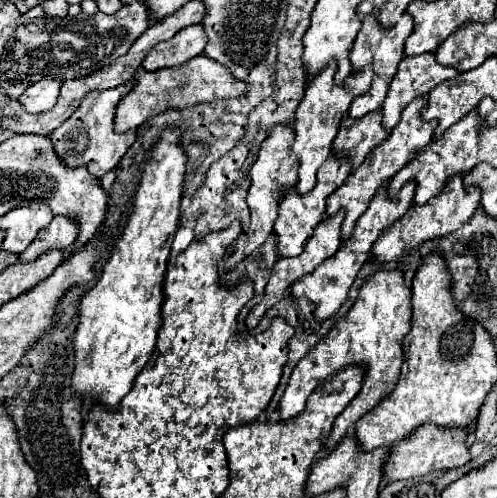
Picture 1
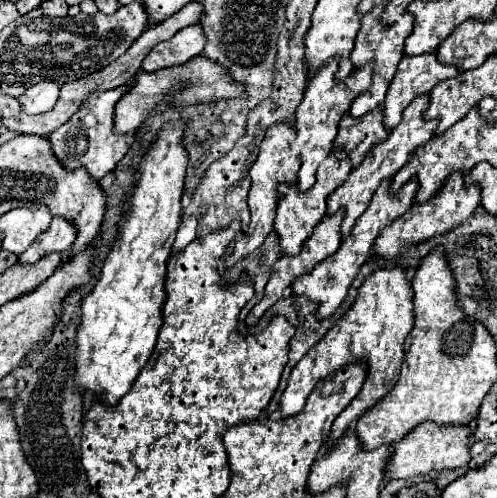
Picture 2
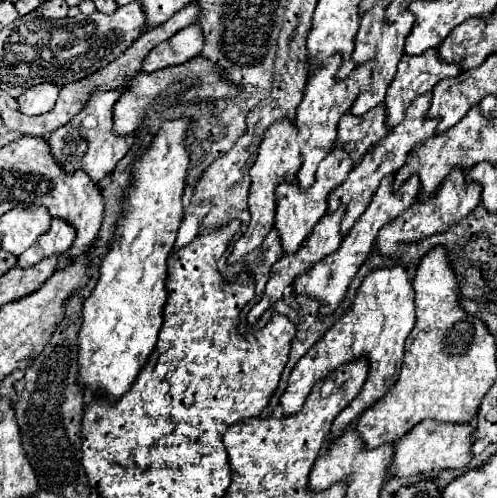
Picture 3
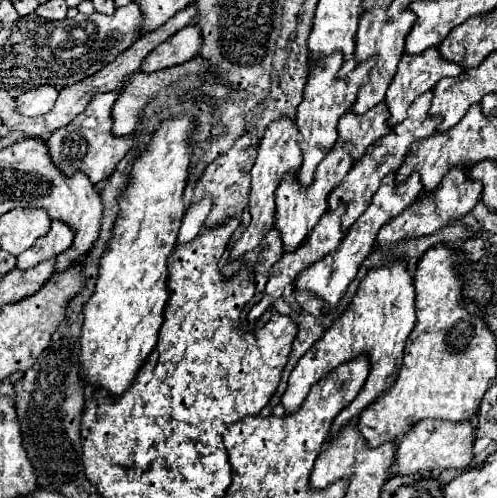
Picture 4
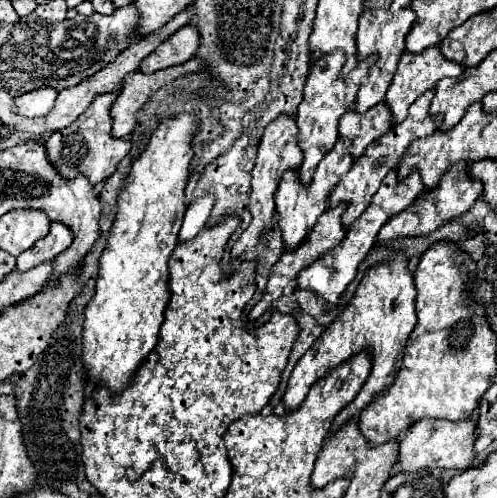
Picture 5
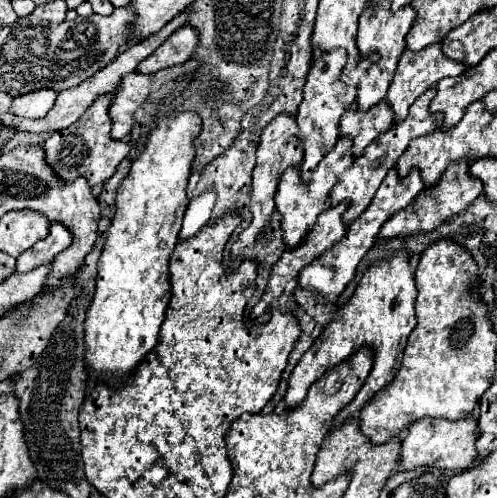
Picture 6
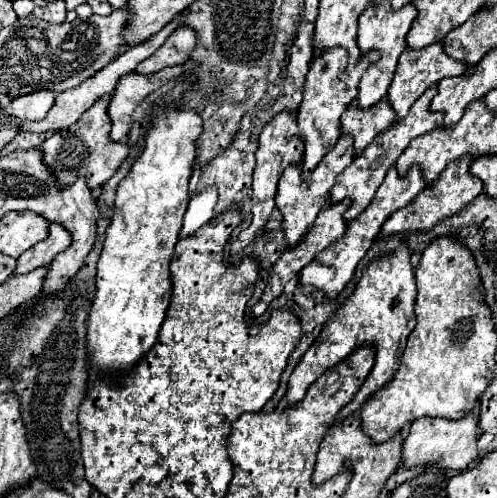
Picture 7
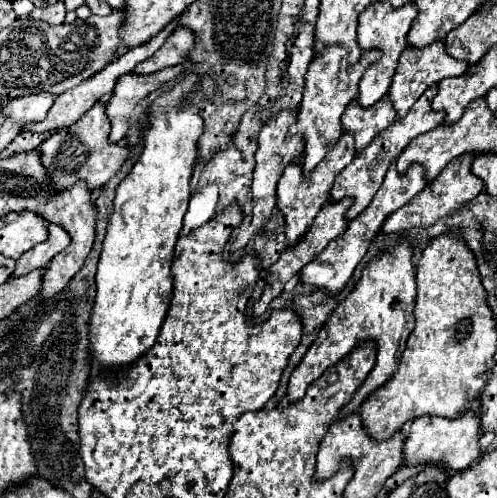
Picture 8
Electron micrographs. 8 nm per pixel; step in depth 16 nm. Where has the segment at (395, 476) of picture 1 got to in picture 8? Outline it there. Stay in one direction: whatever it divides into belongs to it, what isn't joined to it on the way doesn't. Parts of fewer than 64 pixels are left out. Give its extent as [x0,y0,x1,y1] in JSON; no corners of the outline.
[404,410,480,470]

